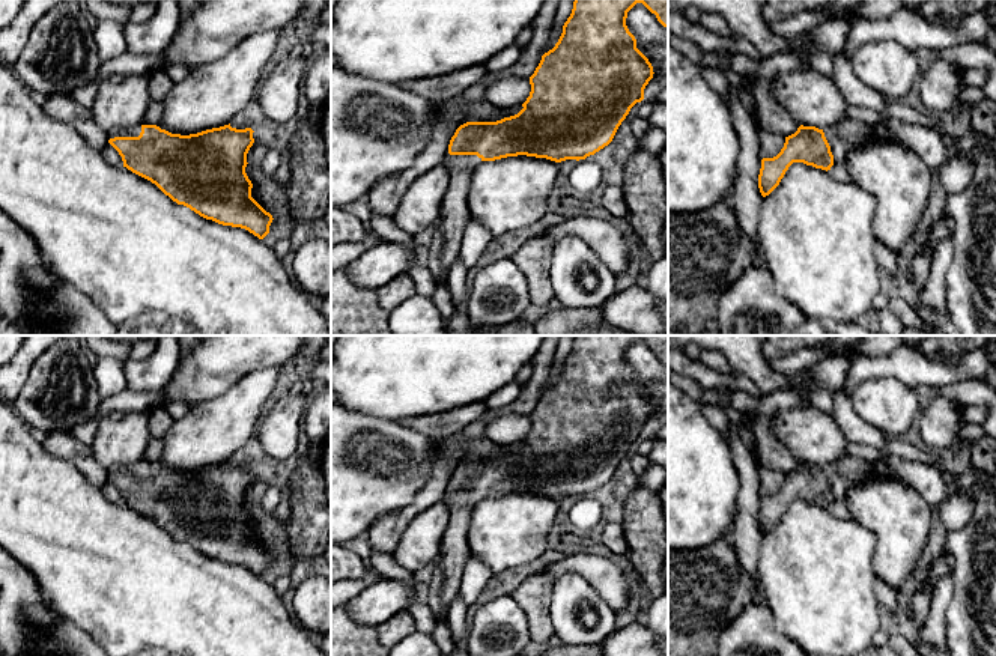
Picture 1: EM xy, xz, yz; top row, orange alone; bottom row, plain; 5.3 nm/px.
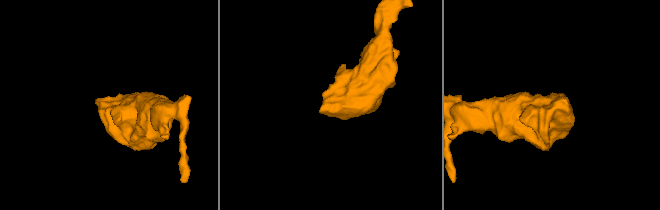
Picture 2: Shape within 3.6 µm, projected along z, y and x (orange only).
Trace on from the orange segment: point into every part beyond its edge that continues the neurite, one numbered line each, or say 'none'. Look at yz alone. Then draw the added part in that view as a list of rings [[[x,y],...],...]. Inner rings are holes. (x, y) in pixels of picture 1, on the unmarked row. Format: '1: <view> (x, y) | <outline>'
1: yz (843, 474) | [[[843,457],[824,465],[823,469],[831,483],[834,500],[840,501],[846,501],[849,489],[865,480],[868,474],[897,478],[895,472],[883,460],[865,462],[855,457]]]

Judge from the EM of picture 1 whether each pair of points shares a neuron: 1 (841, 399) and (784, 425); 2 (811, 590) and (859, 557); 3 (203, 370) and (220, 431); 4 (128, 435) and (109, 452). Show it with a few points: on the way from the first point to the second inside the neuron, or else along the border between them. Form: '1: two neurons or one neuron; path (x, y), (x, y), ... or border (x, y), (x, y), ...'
1: two neurons; border (831, 414), (849, 441)
2: one neuron; path (823, 578), (847, 557)
3: two neurons; border (241, 378), (221, 393), (190, 406)
4: one neuron; path (124, 440), (113, 447)

